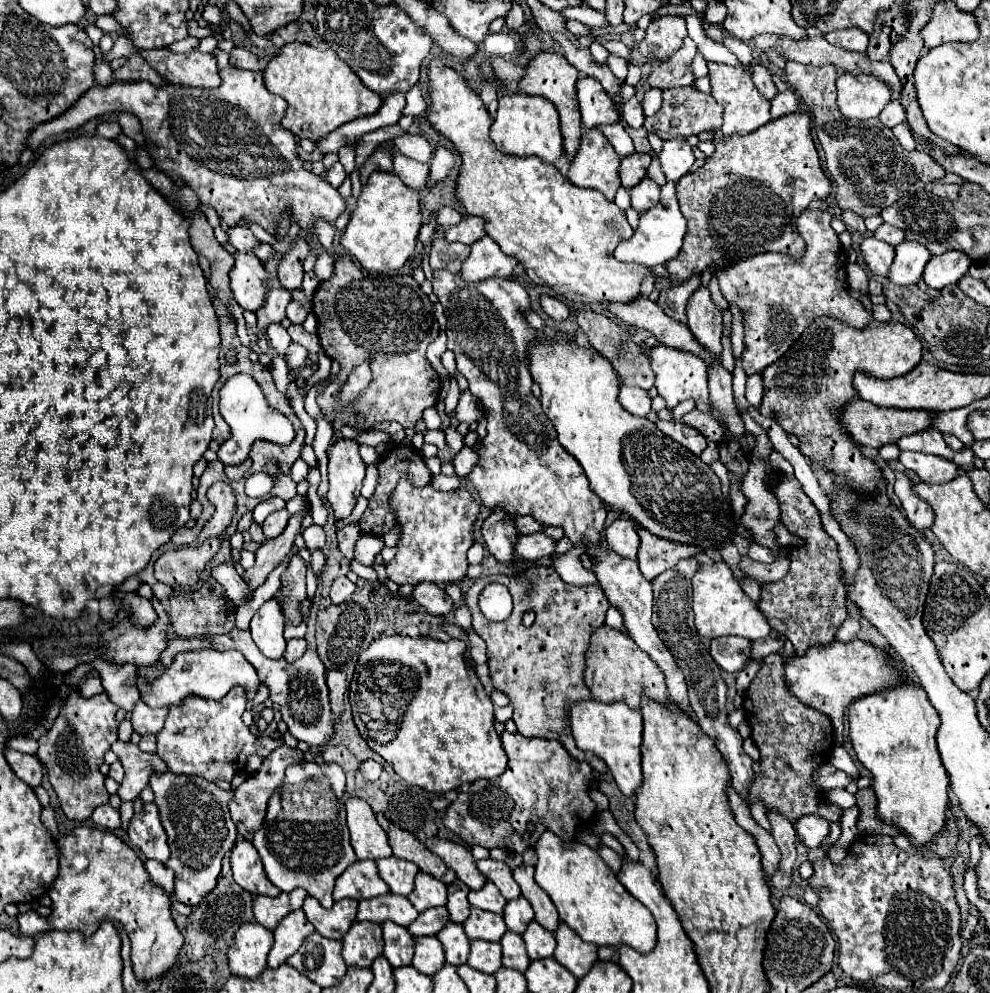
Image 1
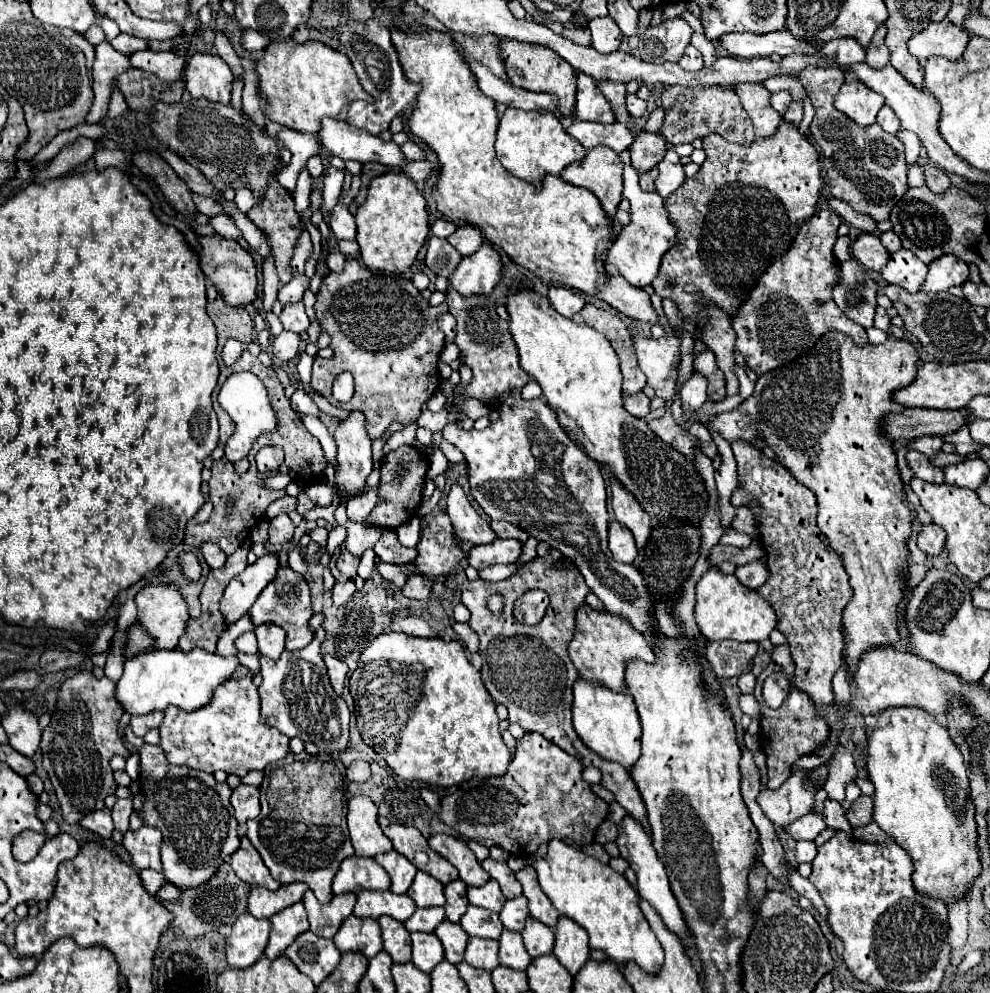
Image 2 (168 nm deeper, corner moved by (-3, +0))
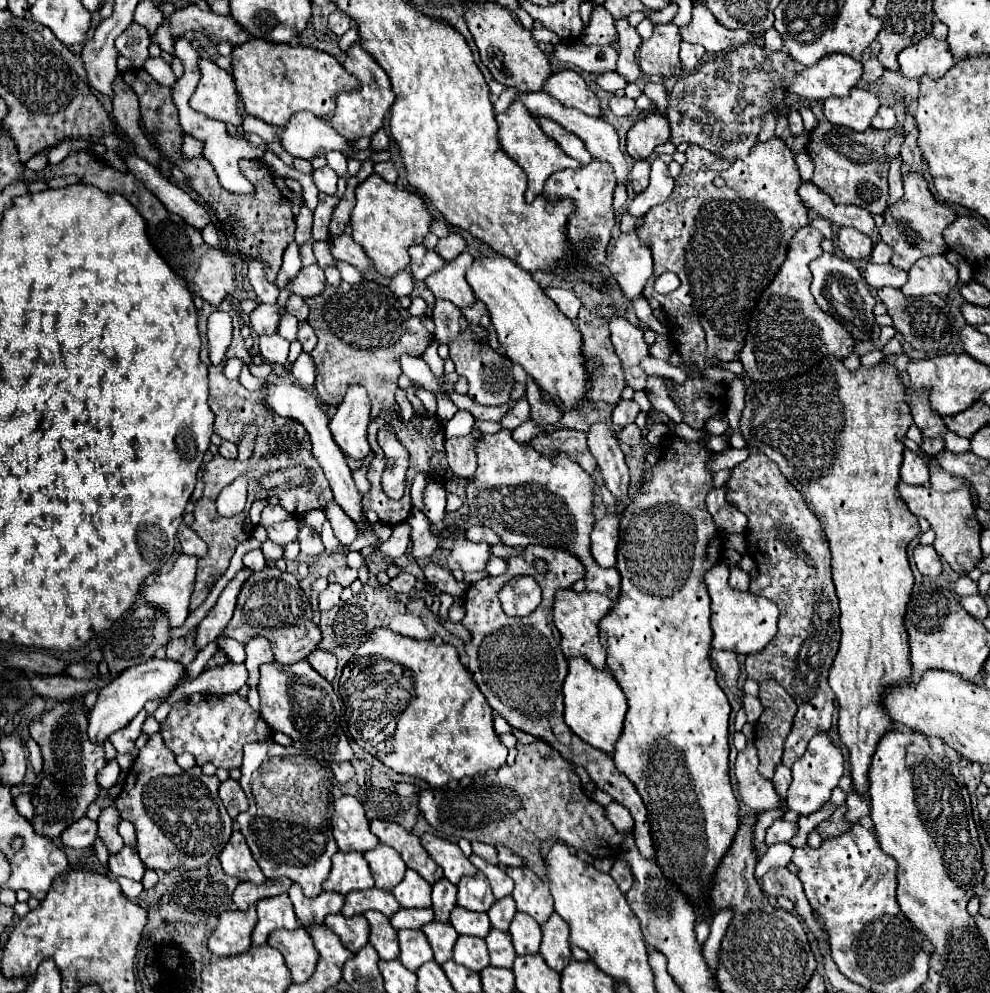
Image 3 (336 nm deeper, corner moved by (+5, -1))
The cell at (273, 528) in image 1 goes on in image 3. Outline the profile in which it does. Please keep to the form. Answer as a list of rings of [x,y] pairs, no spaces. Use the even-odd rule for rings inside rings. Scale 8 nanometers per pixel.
[[[288,517],[280,523],[274,523],[268,527],[268,539],[272,539],[278,545],[286,545],[290,541],[298,539],[298,521],[296,517]]]

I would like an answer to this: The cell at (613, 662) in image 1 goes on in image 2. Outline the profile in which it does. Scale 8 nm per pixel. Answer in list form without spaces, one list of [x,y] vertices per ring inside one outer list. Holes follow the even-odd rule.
[[[586,604],[580,606],[576,612],[576,632],[568,646],[568,654],[570,654],[570,660],[574,662],[580,678],[584,678],[588,682],[598,682],[598,684],[602,684],[614,692],[622,692],[622,694],[628,692],[626,682],[624,682],[624,670],[626,670],[626,662],[630,658],[638,658],[648,664],[656,662],[656,656],[654,656],[648,640],[642,634],[638,634],[628,622],[624,622],[618,616],[612,616],[610,612],[596,612]]]

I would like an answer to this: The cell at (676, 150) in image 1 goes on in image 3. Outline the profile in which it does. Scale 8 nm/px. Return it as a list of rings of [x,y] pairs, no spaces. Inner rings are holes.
[[[656,157],[656,159],[652,161],[650,185],[648,185],[642,193],[638,193],[638,195],[628,203],[626,213],[630,213],[630,215],[636,217],[636,219],[642,217],[642,215],[646,215],[646,211],[648,211],[650,207],[660,205],[660,203],[664,203],[664,201],[670,197],[672,187],[674,187],[674,179],[672,179],[670,173],[668,173],[668,165],[666,165],[660,157]]]

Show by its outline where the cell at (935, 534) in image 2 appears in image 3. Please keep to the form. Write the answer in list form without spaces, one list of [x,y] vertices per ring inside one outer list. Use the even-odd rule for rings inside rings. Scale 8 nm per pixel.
[[[922,545],[916,547],[914,561],[916,561],[918,571],[926,577],[938,577],[942,571],[942,563],[940,563],[934,547],[922,547]]]

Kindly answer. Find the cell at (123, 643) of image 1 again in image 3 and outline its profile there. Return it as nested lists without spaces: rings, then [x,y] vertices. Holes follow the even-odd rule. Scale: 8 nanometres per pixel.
[[[180,555],[174,563],[174,567],[166,575],[158,575],[156,581],[148,587],[144,587],[142,595],[148,603],[162,609],[172,627],[182,627],[188,617],[188,603],[190,595],[194,591],[196,581],[196,569],[198,569],[196,555]]]

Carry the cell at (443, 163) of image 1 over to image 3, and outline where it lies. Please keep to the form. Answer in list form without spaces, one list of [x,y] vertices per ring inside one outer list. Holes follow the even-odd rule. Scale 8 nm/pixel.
[[[392,161],[376,163],[376,165],[374,165],[374,173],[376,173],[376,175],[380,175],[380,177],[384,177],[384,179],[386,179],[386,181],[390,181],[390,183],[394,183],[394,181],[398,179],[398,173],[396,173],[396,169],[394,169],[394,163],[392,163]]]

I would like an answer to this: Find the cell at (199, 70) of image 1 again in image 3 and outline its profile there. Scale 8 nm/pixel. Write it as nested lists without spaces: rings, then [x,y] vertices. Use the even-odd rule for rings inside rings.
[[[208,59],[200,61],[200,71],[202,79],[190,99],[192,109],[208,115],[210,119],[240,127],[242,115],[232,75]]]

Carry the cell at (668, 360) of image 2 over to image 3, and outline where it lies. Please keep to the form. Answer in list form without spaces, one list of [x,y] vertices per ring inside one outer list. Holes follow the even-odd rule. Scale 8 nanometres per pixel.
[[[610,317],[608,323],[610,323],[610,339],[612,339],[616,355],[620,357],[626,383],[634,391],[644,389],[646,373],[640,369],[640,361],[648,353],[648,345],[644,341],[644,331],[636,325],[632,325],[624,317]]]

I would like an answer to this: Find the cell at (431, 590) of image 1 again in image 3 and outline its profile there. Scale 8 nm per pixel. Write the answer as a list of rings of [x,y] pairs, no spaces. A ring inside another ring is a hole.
[[[400,573],[398,577],[394,577],[394,579],[390,579],[390,587],[394,589],[394,591],[400,591],[400,593],[408,593],[412,587],[414,587],[414,577],[412,575],[408,575],[408,573]]]

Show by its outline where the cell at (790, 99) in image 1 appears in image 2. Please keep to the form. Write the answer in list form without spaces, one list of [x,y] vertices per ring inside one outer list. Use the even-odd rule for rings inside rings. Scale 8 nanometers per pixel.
[[[794,100],[794,102],[788,106],[788,110],[786,110],[786,114],[784,114],[784,120],[798,126],[800,120],[802,120],[802,104]]]

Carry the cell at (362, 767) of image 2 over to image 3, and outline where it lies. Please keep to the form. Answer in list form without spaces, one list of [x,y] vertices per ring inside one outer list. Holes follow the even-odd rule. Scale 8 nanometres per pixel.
[[[330,763],[330,769],[334,771],[336,783],[346,783],[354,775],[354,767],[350,763]]]

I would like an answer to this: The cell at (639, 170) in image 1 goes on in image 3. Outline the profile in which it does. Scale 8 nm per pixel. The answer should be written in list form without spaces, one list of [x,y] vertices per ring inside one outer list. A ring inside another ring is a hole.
[[[654,111],[632,125],[628,131],[628,153],[634,159],[648,159],[656,145],[670,139],[670,127],[664,113]]]

